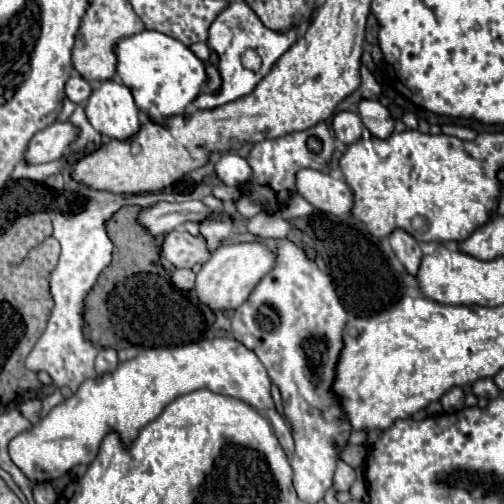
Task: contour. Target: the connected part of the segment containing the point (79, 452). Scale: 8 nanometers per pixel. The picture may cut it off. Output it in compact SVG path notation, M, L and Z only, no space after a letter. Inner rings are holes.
M218 336L184 346L143 348L136 358L118 364L112 374L90 378L72 398L52 408L44 418L36 420L30 430L10 440L10 460L30 482L40 484L62 478L72 466L90 464L98 456L104 436L110 432L116 432L120 442L130 448L130 444L138 438L140 428L154 420L176 396L198 388L210 388L212 392L240 398L258 410L268 410L280 446L288 458L294 456L292 432L286 428L284 420L274 408L270 396L270 378L262 362L234 338Z

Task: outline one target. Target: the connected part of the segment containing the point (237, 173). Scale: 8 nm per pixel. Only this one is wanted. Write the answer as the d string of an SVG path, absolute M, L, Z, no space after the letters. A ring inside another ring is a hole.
M222 154L222 158L216 162L216 174L228 186L244 186L252 176L252 168L242 156Z

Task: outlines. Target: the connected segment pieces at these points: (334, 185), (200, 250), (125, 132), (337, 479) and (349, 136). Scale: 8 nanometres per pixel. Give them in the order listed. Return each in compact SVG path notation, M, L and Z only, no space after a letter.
M302 168L294 178L296 192L322 212L348 216L352 208L352 192L344 180L336 180L320 170Z
M172 230L164 236L160 256L176 268L192 268L194 264L206 264L212 252L202 234L192 236L186 230Z
M104 80L94 88L84 110L94 130L106 138L126 140L140 128L132 92L116 80Z
M338 462L336 474L334 474L334 490L348 490L354 478L356 478L356 472L346 462Z
M338 112L332 120L332 128L336 132L336 138L344 142L346 146L356 142L362 134L362 120L356 112Z

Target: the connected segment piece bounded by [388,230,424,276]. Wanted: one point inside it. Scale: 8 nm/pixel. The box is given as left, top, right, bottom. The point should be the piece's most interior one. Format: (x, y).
(408, 251)

